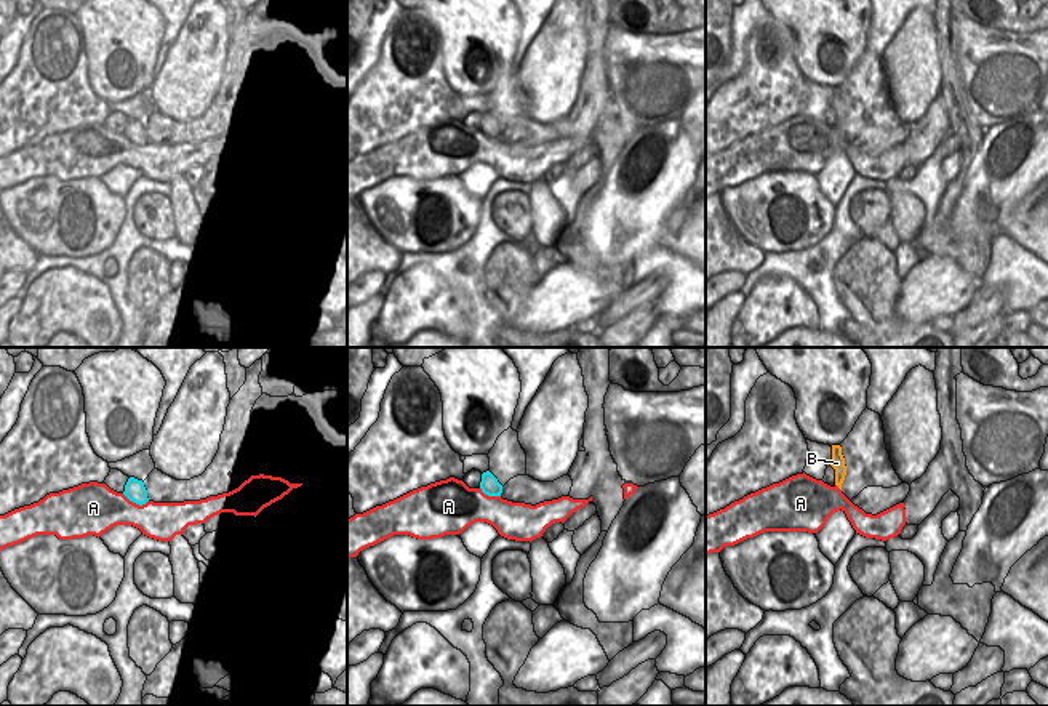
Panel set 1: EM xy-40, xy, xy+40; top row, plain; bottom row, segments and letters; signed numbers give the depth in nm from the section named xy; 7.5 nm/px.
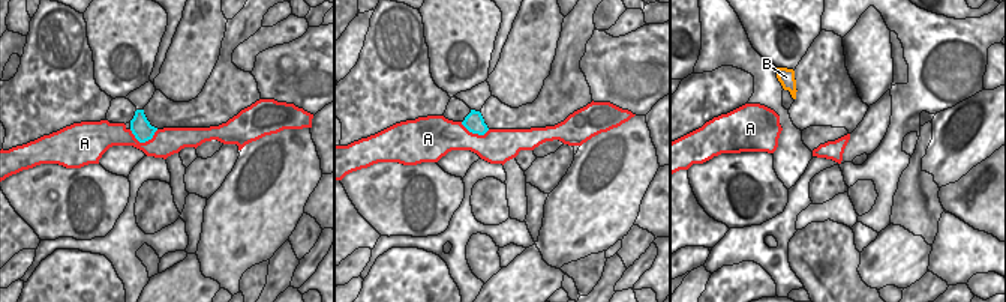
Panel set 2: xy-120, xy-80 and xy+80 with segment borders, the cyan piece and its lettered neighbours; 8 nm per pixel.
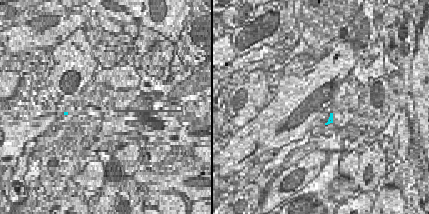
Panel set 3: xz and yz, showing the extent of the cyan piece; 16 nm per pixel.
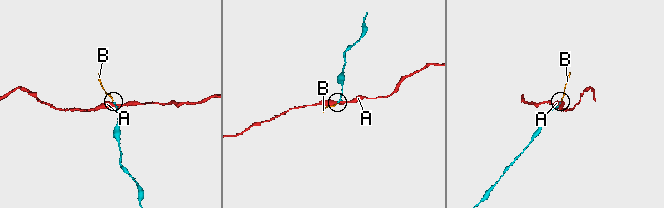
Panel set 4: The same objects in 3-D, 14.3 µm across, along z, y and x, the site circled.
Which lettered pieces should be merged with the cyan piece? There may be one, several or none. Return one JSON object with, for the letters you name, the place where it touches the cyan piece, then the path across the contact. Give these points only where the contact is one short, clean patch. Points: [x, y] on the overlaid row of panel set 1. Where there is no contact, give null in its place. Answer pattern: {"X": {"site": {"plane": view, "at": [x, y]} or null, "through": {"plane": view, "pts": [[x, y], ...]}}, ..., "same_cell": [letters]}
{"B": {"site": null}, "same_cell": ["B"]}

